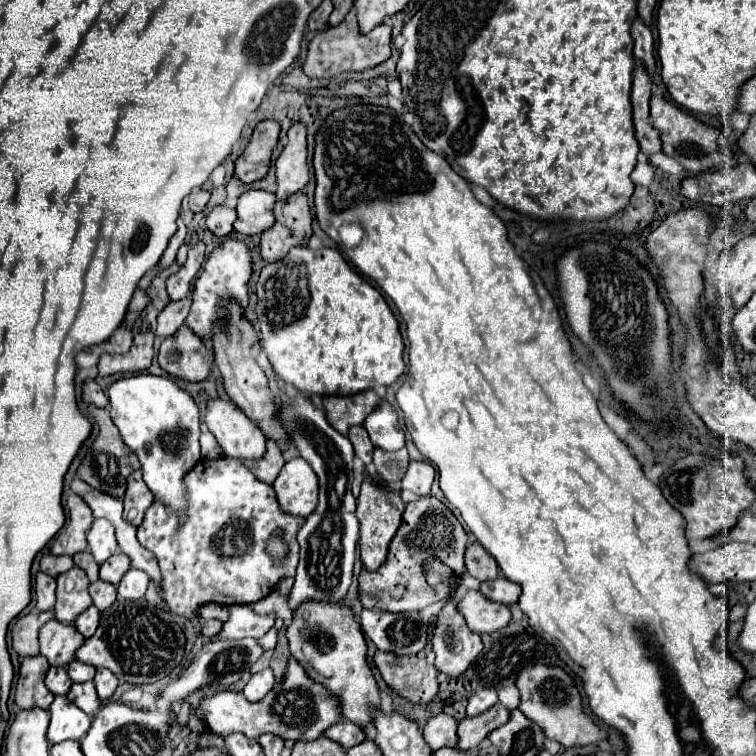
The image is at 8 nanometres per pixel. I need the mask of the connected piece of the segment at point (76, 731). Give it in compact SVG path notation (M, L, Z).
M55 697L55 701L49 707L49 713L51 723L47 729L47 741L51 745L67 739L79 741L91 727L91 719L67 697Z

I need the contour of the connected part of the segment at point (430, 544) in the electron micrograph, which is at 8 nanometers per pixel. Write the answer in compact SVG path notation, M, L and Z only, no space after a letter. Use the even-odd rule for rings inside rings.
M433 495L419 497L417 501L407 503L403 523L389 545L389 555L385 563L377 571L363 569L359 575L359 597L363 607L375 611L379 609L379 611L403 613L403 611L421 611L433 603L447 601L457 591L465 575L465 561L463 561L465 549L467 549L467 533L445 503L441 503ZM433 559L439 559L447 567L451 567L455 575L453 583L439 583L437 587L431 587L425 581L423 565Z

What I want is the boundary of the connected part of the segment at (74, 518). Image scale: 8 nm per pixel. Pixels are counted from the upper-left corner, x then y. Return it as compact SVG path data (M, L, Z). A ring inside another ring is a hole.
M75 493L67 497L67 509L69 509L69 521L59 531L59 535L53 539L51 555L75 555L79 551L87 549L87 531L93 523L93 513L89 505Z

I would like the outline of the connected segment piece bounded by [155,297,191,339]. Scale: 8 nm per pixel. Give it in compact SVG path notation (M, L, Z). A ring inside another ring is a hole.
M191 297L169 303L169 305L159 313L159 317L157 317L157 331L155 331L155 335L157 335L159 339L171 337L171 335L185 323L185 317L187 317L187 313L189 313L189 307L191 307Z

